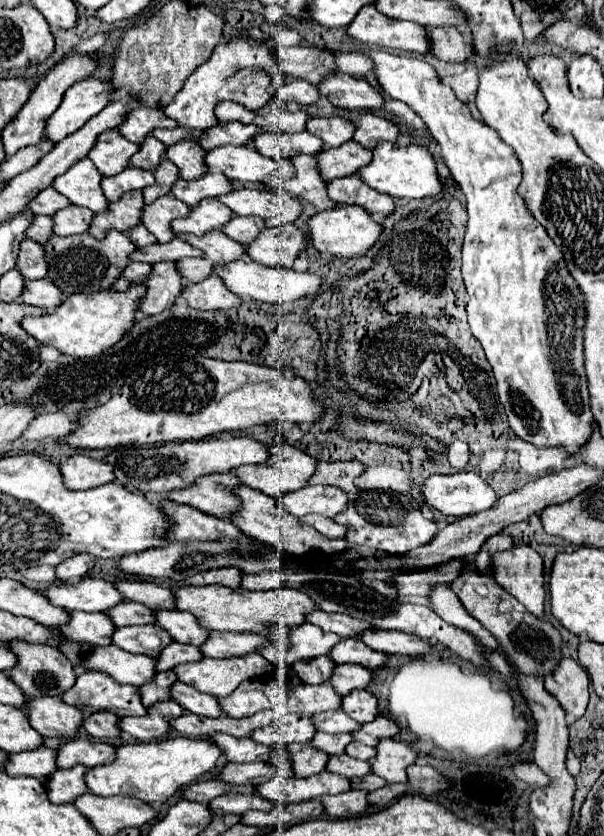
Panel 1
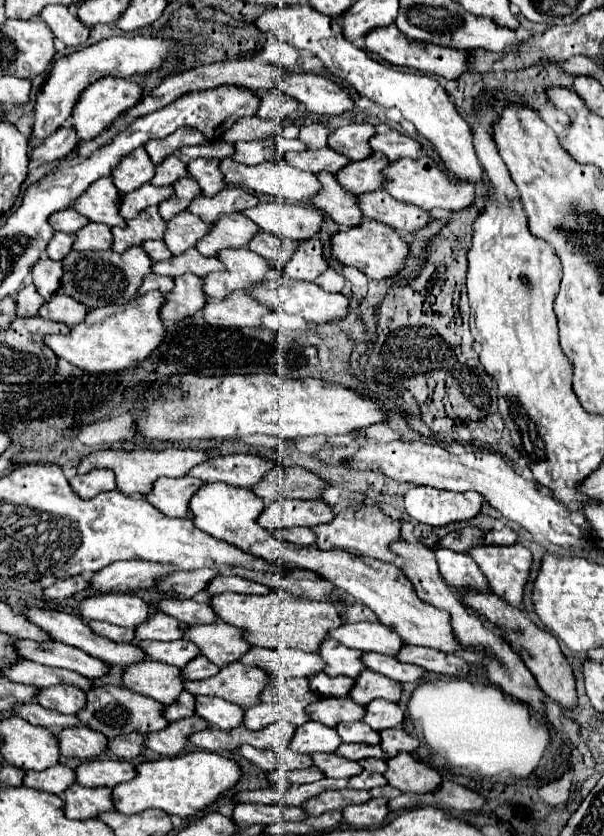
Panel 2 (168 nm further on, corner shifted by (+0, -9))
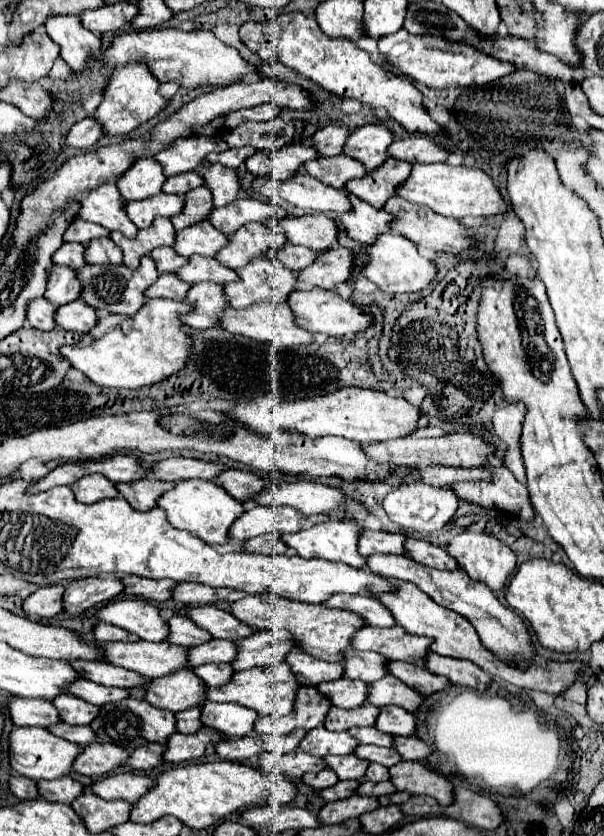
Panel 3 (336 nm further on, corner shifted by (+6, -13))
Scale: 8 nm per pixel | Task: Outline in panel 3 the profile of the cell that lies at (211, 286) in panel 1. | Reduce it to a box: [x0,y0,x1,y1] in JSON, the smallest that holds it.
[219,302,313,346]

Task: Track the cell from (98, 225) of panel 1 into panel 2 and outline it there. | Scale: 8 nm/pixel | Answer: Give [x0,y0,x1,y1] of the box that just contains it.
[113,206,167,254]

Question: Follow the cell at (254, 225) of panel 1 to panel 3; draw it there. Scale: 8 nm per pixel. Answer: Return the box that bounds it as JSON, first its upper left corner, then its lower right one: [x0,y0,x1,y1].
[267,244,315,270]

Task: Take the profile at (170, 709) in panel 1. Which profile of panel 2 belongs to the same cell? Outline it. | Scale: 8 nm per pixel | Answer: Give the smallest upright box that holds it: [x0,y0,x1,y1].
[145,716,209,756]

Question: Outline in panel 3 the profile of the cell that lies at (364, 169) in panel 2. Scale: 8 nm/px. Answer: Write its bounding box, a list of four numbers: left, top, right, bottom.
[345,158,411,208]

